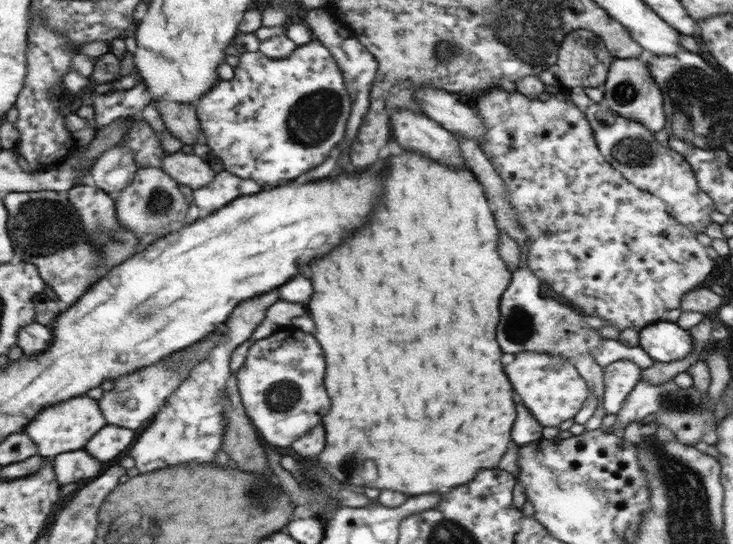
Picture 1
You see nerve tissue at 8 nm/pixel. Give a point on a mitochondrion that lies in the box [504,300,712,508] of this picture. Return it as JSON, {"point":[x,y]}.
{"point":[670,402]}

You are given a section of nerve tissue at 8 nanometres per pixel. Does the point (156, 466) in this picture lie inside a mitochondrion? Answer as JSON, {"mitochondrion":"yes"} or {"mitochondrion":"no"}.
{"mitochondrion":"no"}

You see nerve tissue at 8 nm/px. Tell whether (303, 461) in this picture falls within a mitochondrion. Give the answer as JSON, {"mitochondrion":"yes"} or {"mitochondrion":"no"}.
{"mitochondrion":"no"}

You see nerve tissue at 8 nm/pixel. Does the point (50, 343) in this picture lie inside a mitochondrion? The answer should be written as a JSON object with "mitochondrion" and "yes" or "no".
{"mitochondrion":"no"}

